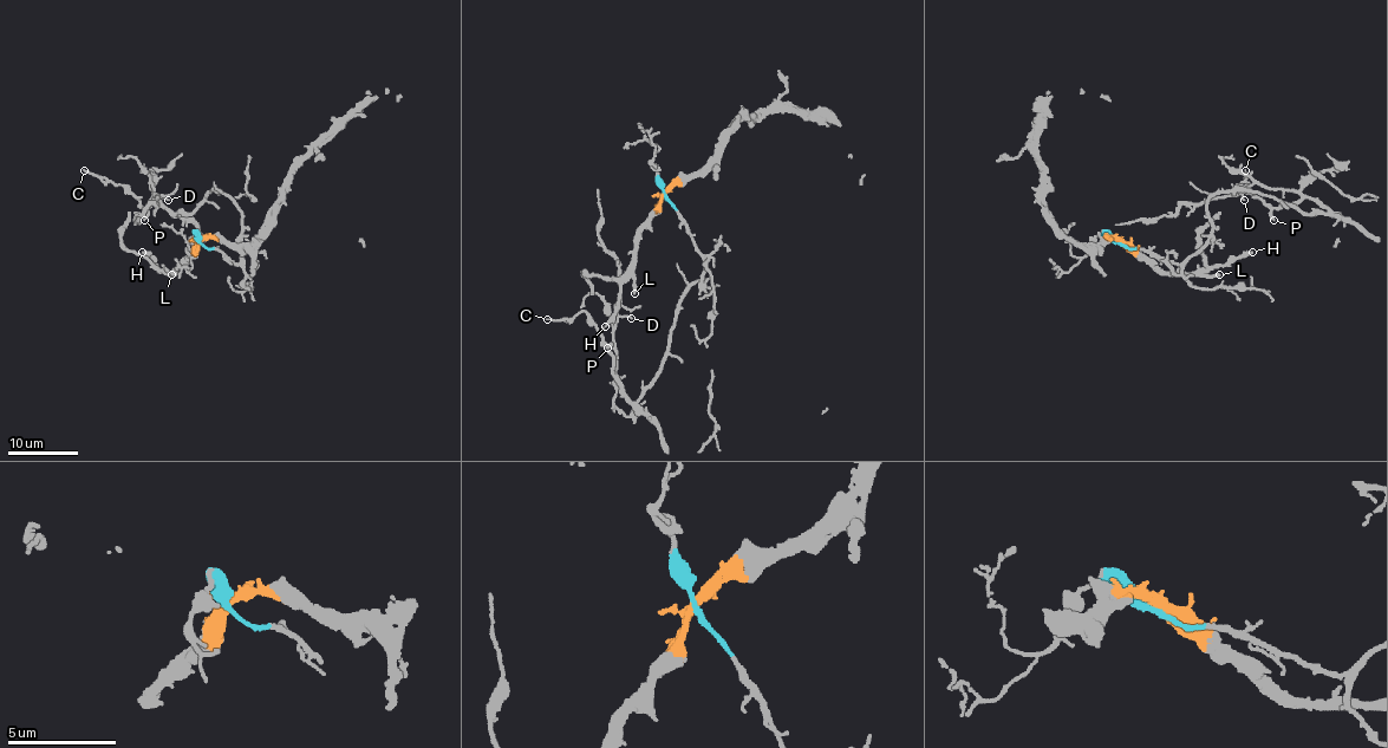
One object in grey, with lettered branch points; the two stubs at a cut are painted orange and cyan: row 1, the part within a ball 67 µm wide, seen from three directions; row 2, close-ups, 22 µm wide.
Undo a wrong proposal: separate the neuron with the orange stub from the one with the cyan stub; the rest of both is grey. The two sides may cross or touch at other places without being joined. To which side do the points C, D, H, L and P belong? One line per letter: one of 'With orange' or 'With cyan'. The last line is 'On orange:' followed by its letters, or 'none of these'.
C: With cyan
D: With cyan
H: With orange
L: With orange
P: With cyan
On orange: H, L

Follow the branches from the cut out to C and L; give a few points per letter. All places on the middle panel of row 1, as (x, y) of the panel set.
C: (663, 193), (705, 284), (681, 300), (662, 370), (637, 399), (584, 311), (547, 318)
L: (663, 193), (659, 206), (634, 239), (634, 293)

